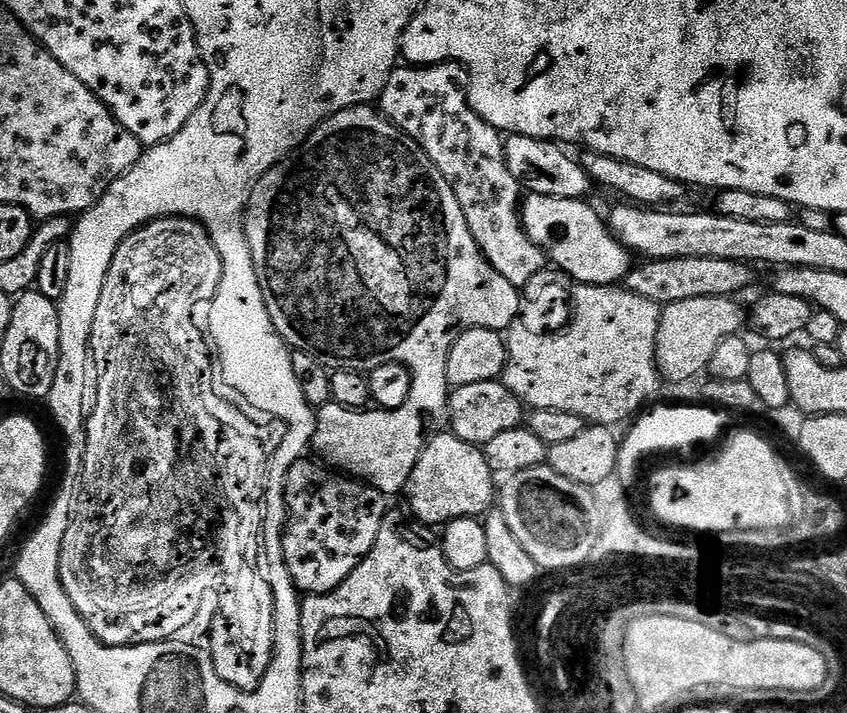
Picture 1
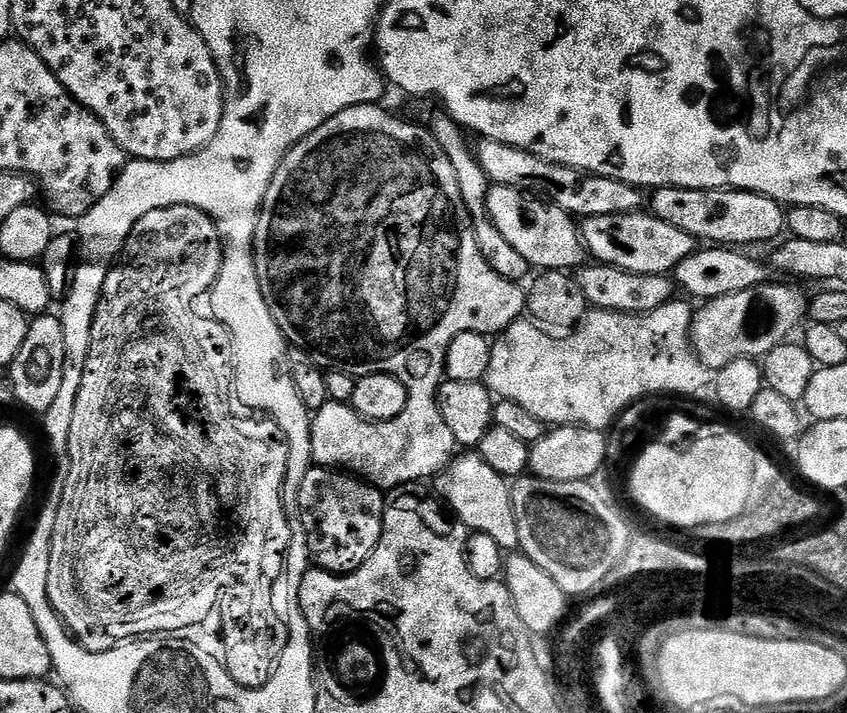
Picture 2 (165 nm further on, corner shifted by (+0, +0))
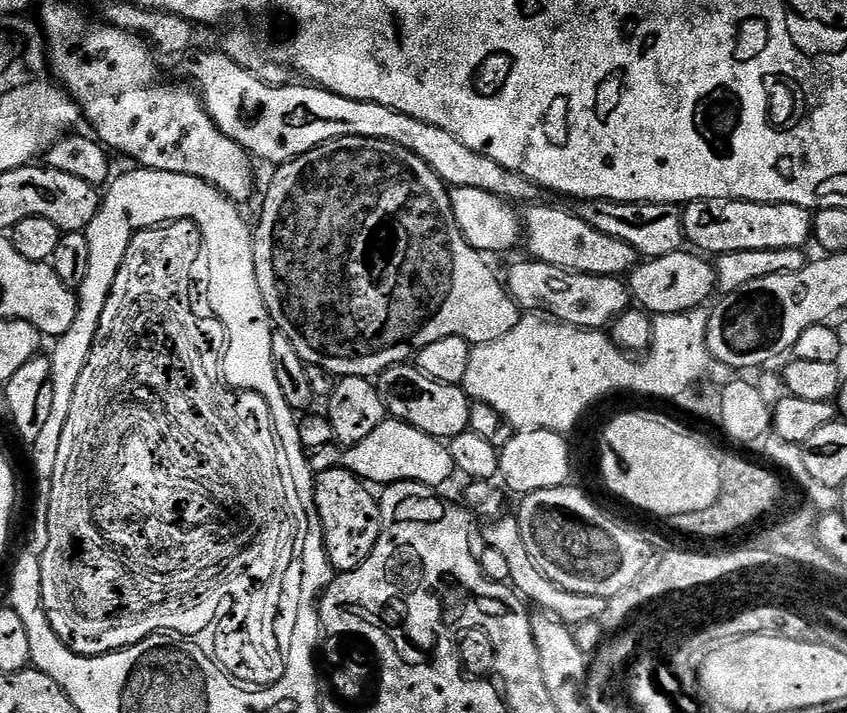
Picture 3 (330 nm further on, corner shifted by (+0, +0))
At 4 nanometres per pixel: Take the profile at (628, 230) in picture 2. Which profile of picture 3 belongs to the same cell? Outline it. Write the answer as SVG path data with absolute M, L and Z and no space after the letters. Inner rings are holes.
M536 202L531 205L532 208L527 213L526 211L522 216L522 232L526 237L526 244L528 240L528 248L530 251L531 259L533 260L541 260L543 264L549 264L550 266L558 266L562 270L566 270L567 272L581 272L582 274L598 274L599 276L618 276L623 277L625 274L631 273L632 269L636 267L638 263L638 254L635 252L632 247L626 242L622 242L618 238L610 238L610 234L602 234L598 230L594 230L594 226L590 226L586 221L580 217L575 211L567 212L564 208L551 208L550 205L544 204L545 202Z

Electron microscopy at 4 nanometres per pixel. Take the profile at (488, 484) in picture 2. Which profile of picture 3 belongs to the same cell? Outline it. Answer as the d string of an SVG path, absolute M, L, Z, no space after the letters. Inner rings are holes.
M508 514L503 518L497 518L491 521L487 527L488 529L484 532L485 541L483 543L487 547L498 550L498 553L506 558L511 587L525 601L531 602L533 600L537 609L552 612L562 623L569 626L584 624L587 620L597 618L602 614L602 610L607 609L605 597L583 596L562 590L554 582L550 582L550 578L546 578L546 574L542 574L542 570L538 570L534 558L530 558L530 550L526 550L526 542L522 542L520 521L515 515Z

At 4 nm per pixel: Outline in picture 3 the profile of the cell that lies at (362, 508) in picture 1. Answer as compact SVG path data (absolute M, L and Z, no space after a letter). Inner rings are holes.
M328 466L316 472L314 507L320 515L320 532L324 535L322 547L327 550L337 573L362 566L362 562L370 558L374 546L380 543L380 502L377 493L371 491L375 492L360 477L339 466Z

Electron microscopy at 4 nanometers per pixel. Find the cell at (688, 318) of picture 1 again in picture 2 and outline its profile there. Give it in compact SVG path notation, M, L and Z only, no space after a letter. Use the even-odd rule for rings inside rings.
M769 282L759 284L756 288L742 290L742 294L726 294L722 298L714 298L701 303L692 313L692 351L696 353L706 367L719 370L725 368L730 362L738 358L756 360L770 354L774 346L785 343L788 336L796 327L799 329L805 323L810 303L809 297L803 296L796 288L791 288L791 283L780 282L775 284Z

